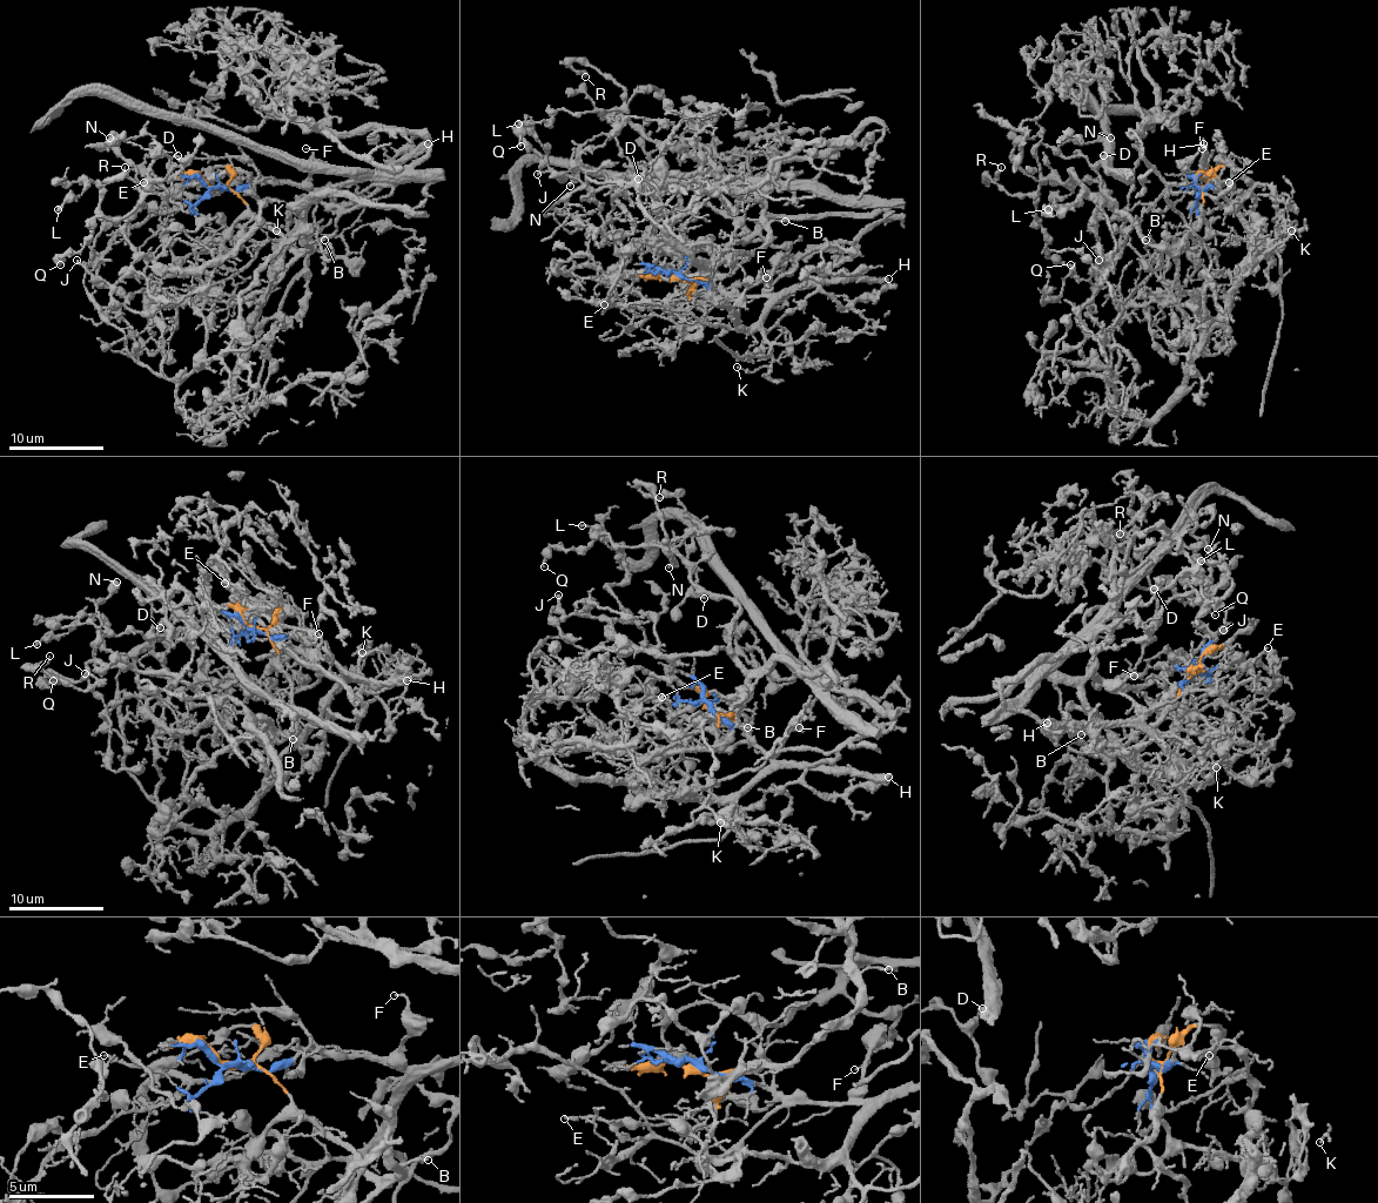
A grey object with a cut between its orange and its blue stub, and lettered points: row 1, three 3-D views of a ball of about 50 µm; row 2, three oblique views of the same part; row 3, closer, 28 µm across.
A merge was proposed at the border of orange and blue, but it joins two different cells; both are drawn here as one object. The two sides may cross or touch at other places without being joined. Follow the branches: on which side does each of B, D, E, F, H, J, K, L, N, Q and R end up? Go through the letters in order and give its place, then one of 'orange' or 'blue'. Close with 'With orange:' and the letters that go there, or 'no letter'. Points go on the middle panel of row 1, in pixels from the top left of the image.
B: (785, 221) | orange
D: (638, 179) | orange
E: (604, 304) | orange
F: (766, 277) | blue
H: (888, 279) | blue
J: (537, 174) | orange
K: (737, 367) | blue
L: (518, 123) | orange
N: (570, 186) | orange
Q: (521, 146) | orange
R: (585, 76) | orange
With orange: B, D, E, J, L, N, Q, R

